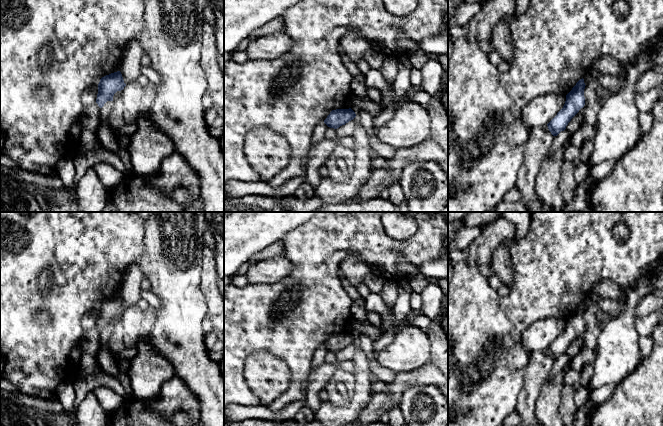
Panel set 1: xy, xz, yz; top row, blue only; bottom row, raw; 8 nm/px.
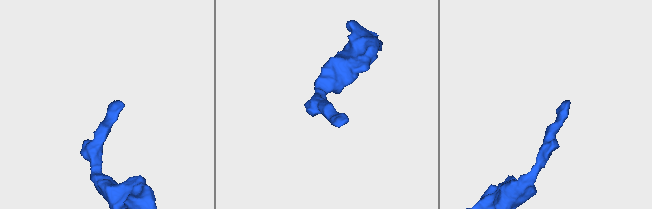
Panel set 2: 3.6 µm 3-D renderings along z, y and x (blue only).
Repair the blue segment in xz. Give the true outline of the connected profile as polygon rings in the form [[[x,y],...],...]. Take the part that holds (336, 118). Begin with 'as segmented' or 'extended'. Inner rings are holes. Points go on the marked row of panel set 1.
as segmented | [[[336,109],[332,110],[327,118],[324,120],[324,123],[330,127],[337,129],[342,125],[345,125],[349,121],[353,120],[356,117],[355,112],[349,109]]]

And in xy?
as segmented | [[[120,71],[102,77],[98,84],[96,103],[102,108],[107,101],[113,101],[114,94],[123,90],[125,86],[126,84]]]

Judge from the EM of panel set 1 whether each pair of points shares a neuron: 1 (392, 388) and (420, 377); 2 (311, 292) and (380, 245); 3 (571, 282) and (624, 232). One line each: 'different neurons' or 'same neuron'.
1: same neuron
2: same neuron
3: different neurons

